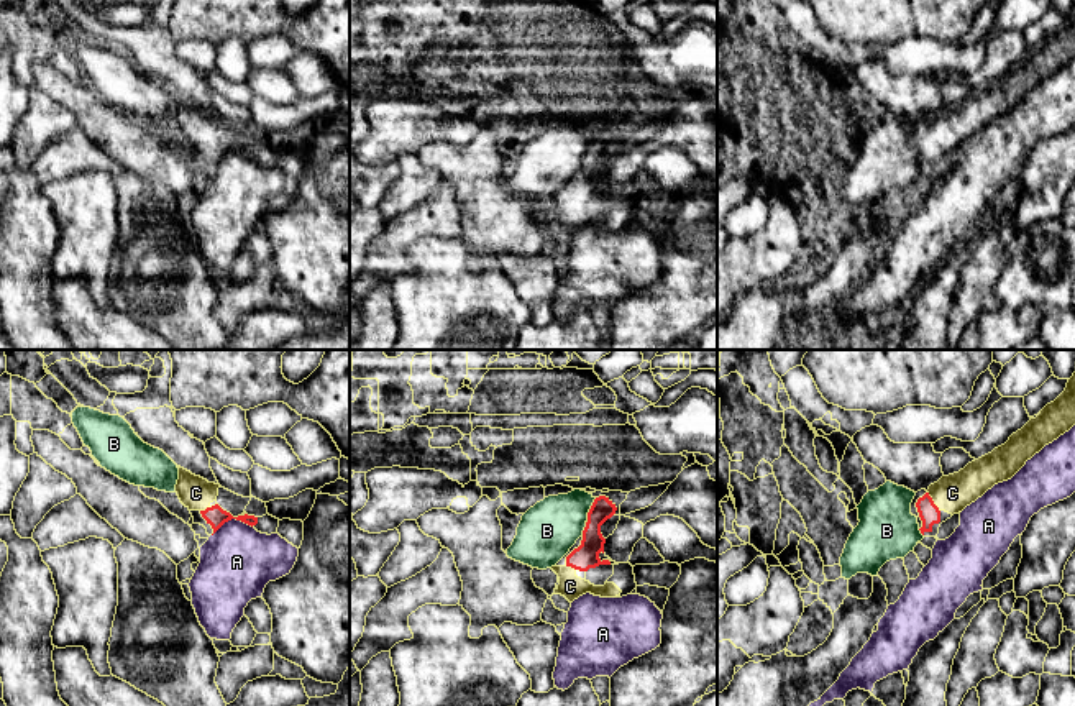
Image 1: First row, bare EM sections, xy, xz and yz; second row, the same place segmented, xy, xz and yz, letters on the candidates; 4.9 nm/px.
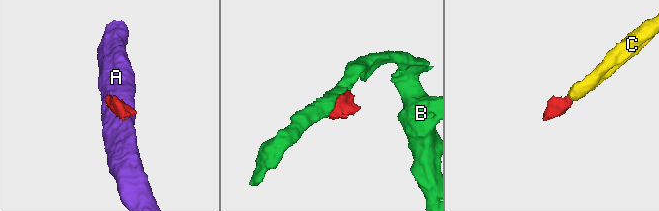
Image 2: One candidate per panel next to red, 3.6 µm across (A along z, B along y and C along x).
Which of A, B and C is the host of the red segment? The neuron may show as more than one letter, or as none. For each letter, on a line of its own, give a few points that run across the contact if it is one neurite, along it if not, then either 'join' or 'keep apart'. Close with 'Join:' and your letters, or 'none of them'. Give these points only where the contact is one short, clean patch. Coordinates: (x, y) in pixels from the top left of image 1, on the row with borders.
A: keep apart
B: line xz (596, 498), (586, 519); keep apart
C: line yz (929, 513), (933, 501), (952, 493); join
Join: C

